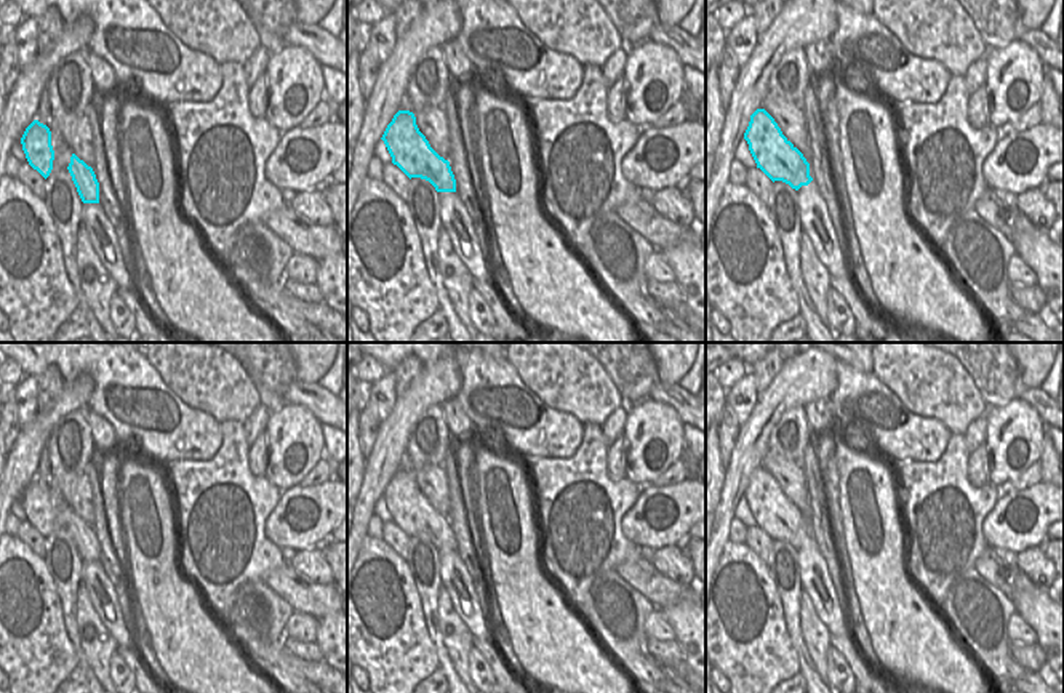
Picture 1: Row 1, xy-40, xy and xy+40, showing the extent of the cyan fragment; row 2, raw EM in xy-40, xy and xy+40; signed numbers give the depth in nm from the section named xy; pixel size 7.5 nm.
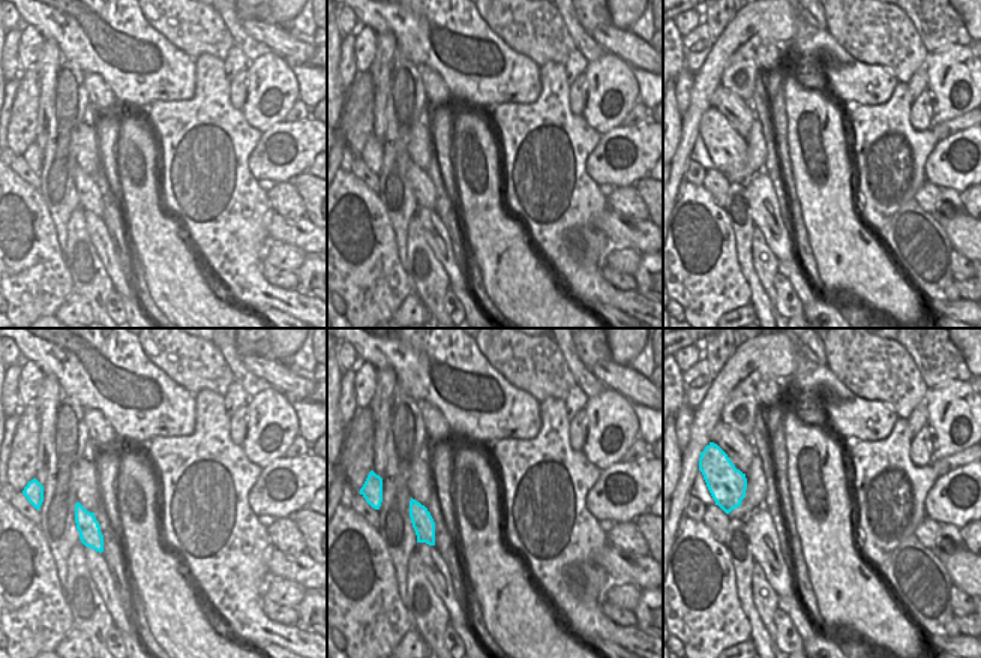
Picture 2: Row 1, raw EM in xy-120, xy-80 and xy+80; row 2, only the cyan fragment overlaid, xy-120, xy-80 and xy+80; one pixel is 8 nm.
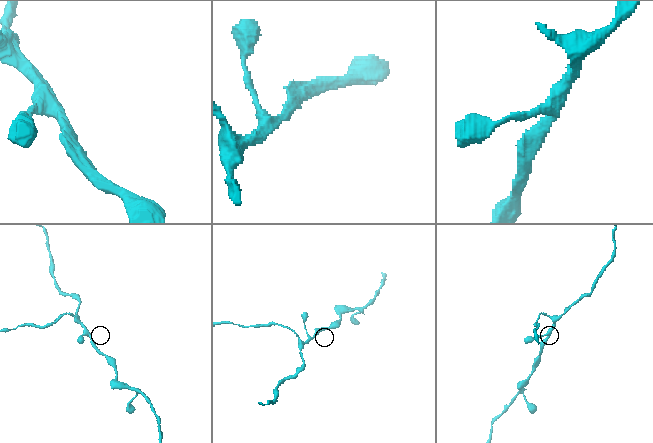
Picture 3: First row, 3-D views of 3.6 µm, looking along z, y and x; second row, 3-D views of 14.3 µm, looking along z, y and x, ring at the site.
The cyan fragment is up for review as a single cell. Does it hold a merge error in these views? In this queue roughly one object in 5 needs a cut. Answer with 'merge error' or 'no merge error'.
no merge error

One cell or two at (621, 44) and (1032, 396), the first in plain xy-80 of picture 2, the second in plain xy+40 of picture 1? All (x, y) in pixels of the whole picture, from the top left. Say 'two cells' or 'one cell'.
one cell

